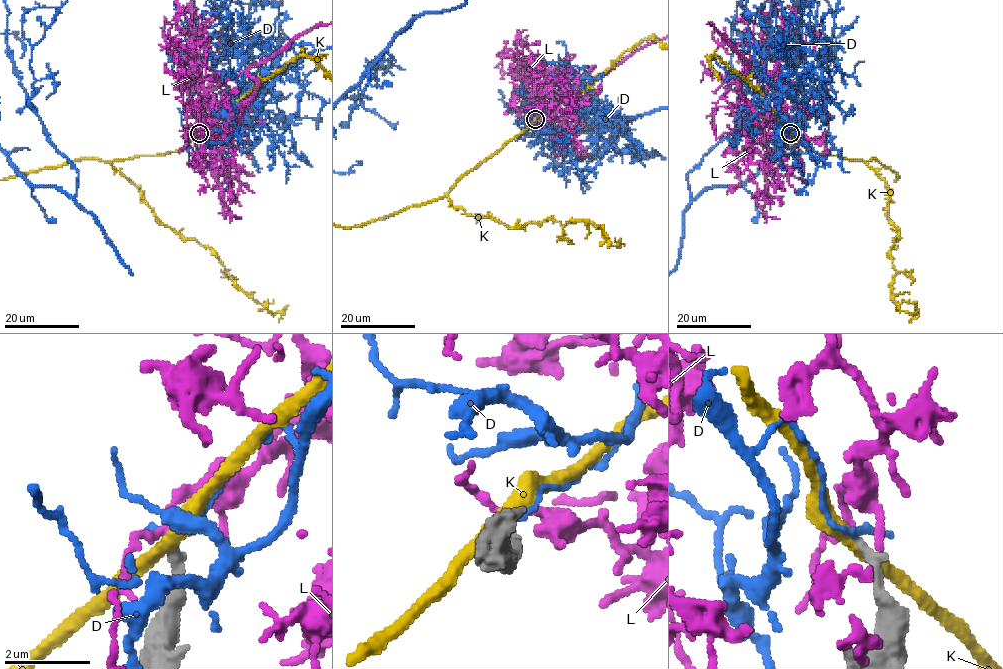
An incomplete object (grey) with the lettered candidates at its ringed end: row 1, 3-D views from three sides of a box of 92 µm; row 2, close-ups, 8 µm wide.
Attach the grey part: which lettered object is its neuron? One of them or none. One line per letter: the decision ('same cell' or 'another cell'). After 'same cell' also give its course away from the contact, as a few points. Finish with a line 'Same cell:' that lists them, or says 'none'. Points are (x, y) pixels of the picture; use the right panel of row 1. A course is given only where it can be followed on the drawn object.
D: another cell
K: another cell
L: another cell
Same cell: none

